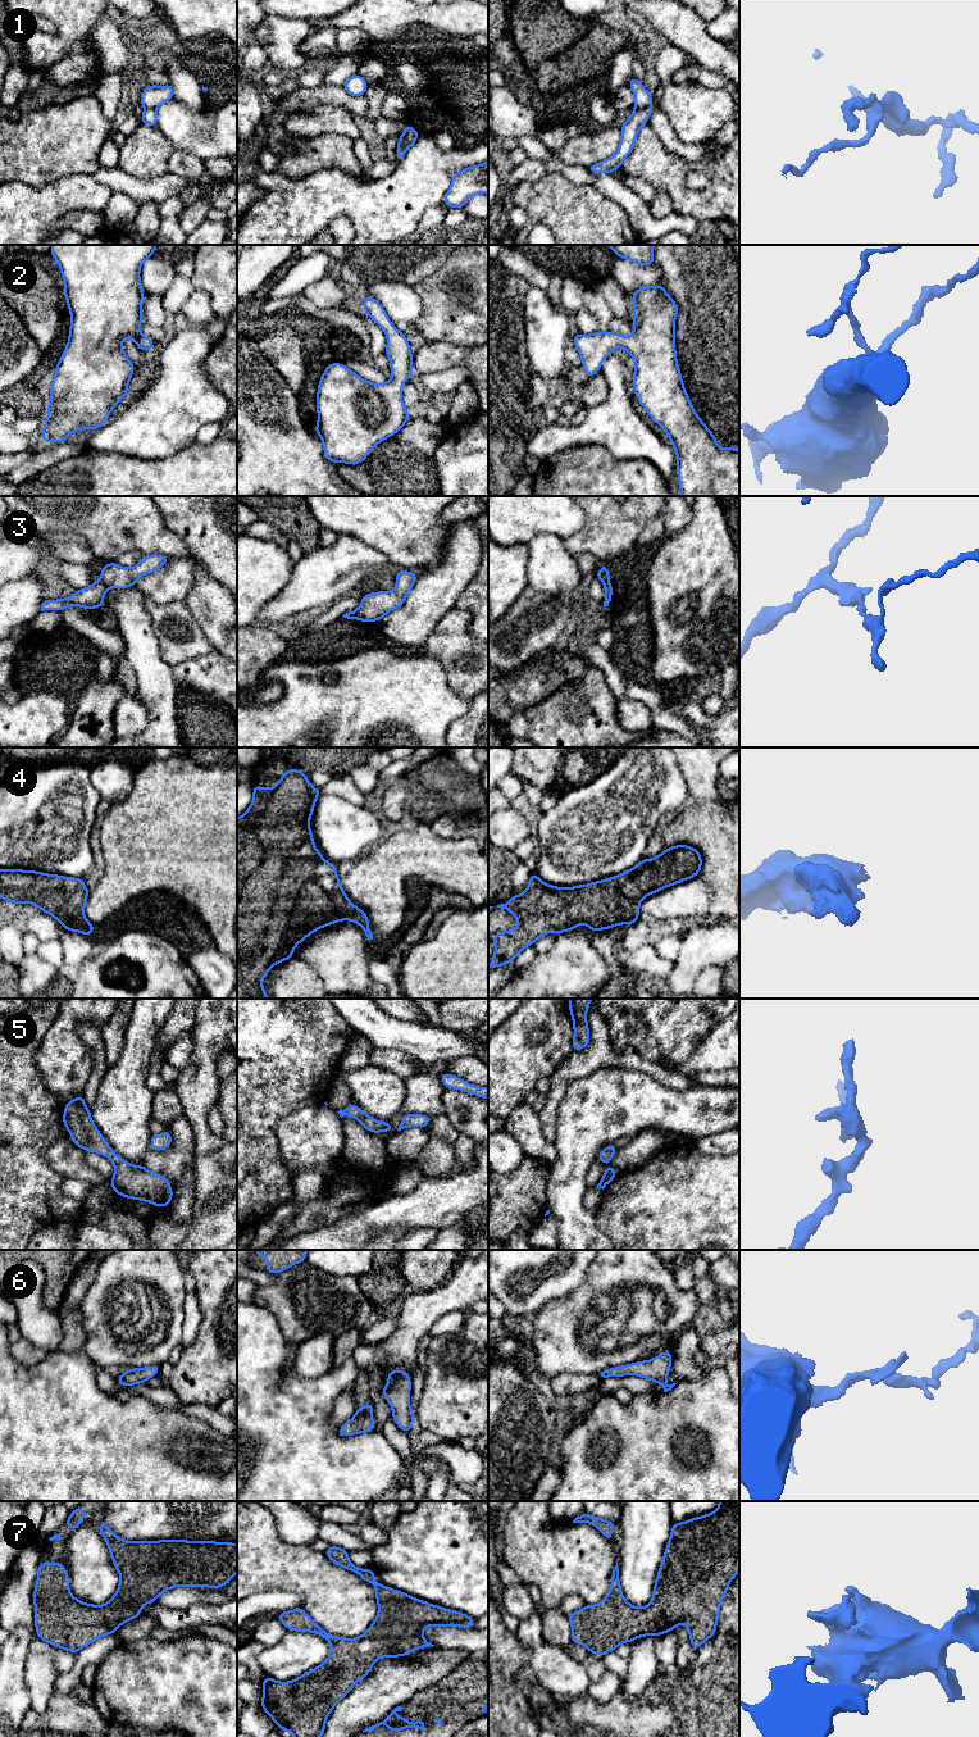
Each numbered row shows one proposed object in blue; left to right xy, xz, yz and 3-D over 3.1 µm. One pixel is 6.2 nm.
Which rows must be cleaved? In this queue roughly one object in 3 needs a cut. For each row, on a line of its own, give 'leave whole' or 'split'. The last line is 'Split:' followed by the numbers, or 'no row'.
1: split
2: leave whole
3: split
4: leave whole
5: leave whole
6: leave whole
7: leave whole
Split: 1, 3

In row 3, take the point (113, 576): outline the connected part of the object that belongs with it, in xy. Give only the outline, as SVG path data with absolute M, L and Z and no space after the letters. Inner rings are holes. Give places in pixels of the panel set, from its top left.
M151 554L142 555L140 561L133 568L124 568L119 564L104 564L100 573L100 581L108 588L128 588L133 587L140 577L156 572L165 565L170 559L164 555Z

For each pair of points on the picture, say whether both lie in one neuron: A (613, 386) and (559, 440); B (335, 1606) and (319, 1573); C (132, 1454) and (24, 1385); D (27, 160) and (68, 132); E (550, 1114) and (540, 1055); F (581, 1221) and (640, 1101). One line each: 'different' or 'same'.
A: same
B: same
C: same
D: same
E: different
F: same

